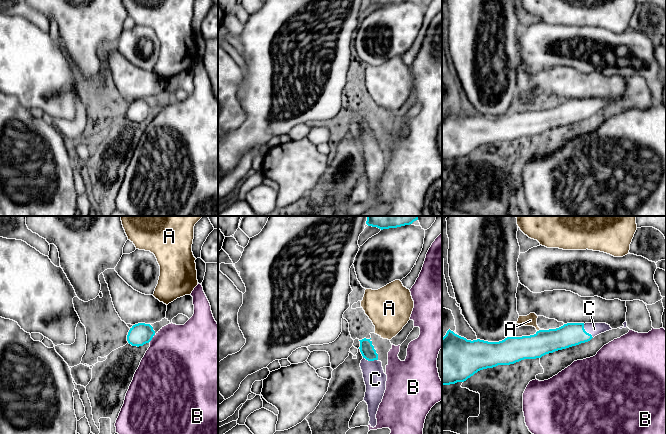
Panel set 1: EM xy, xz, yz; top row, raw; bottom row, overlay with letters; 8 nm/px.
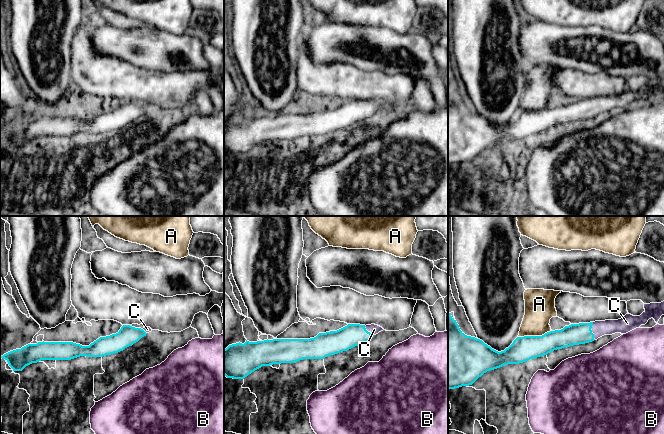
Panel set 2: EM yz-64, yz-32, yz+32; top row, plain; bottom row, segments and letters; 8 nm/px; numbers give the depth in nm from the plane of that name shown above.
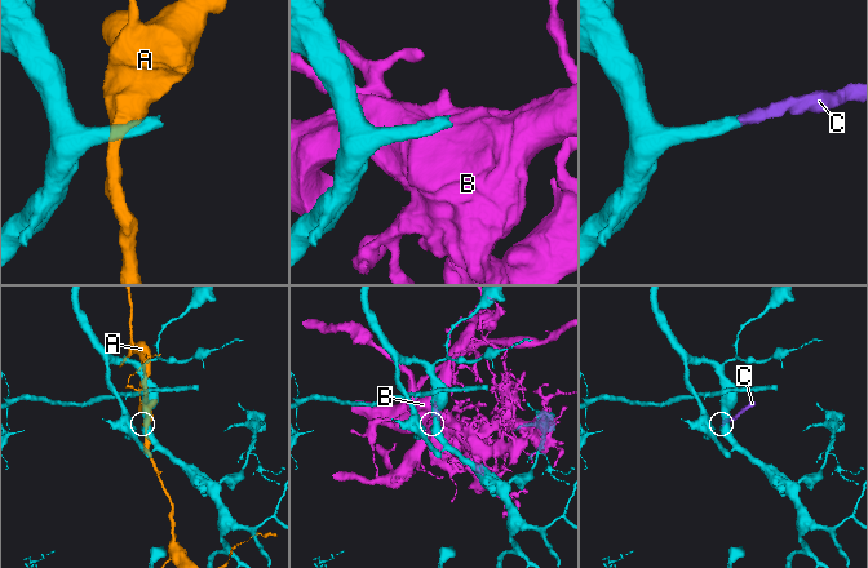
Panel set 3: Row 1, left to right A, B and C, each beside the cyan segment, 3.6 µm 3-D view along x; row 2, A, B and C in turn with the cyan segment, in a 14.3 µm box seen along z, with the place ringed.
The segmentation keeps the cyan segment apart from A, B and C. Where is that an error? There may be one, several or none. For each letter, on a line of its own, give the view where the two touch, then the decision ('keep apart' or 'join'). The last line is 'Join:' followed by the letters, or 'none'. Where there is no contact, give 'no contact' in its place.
A: contact in yz; keep apart
B: contact in xy; keep apart
C: contact in yz; join
Join: C

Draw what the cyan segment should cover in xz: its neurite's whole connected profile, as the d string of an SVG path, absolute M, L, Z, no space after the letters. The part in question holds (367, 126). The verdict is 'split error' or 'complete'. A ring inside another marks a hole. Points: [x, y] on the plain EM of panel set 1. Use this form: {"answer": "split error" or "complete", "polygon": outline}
{"answer": "split error", "polygon": "M366 114L359 117L363 132L360 143L366 161L364 177L368 181L369 200L374 204L377 201L376 190L386 166L387 151L384 149L382 138L378 136L372 117Z"}

